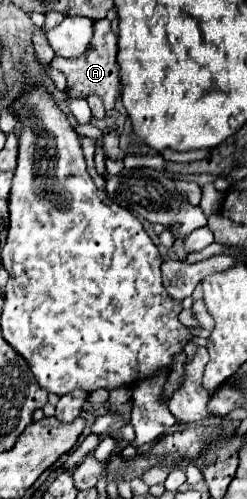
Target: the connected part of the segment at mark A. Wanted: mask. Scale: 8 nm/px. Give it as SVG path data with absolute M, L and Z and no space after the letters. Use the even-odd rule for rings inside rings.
M102 18L100 22L94 22L96 34L88 46L88 50L78 56L78 58L60 58L56 56L52 60L52 68L58 68L60 72L64 72L68 86L66 86L66 94L70 98L86 98L90 94L98 94L104 102L106 110L114 108L114 100L120 92L120 68L118 68L118 38L116 34L110 30L110 22L108 18Z

